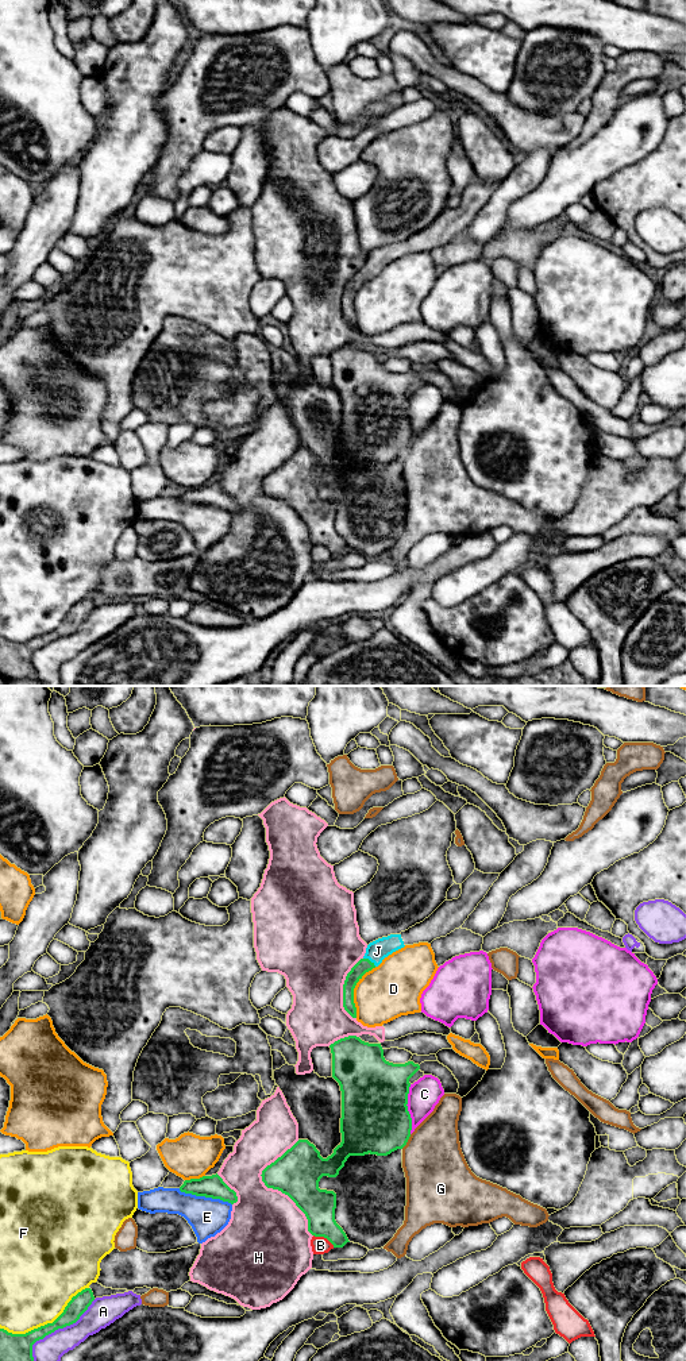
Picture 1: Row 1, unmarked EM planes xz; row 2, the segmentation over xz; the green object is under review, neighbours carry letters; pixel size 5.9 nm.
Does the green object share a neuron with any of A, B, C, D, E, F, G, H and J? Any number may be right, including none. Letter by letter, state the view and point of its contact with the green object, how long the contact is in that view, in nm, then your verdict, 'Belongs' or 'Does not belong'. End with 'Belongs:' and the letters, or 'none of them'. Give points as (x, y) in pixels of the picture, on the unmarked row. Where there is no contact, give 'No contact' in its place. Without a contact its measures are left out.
A: Touches green at xz (41, 647). Shared border 700 nm. Does not belong
B: Touches green at xz (324, 546). Shared border 150 nm. Does not belong
C: Touches green at xz (407, 417). Shared border 300 nm. Does not belong
D: Touches green at xz (353, 299). Shared border 320 nm. Does not belong
E: Touches green at xz (205, 505). Shared border 340 nm. Does not belong
F: Touches green at xz (47, 632). Shared border 600 nm. Does not belong
G: Touches green at xz (407, 450). Shared border 110 nm. Does not belong
H: Touches green at xz (272, 496). Shared border 600 nm. Does not belong
J: Touches green at xz (369, 269). Shared border 90 nm. Belongs
Belongs: J

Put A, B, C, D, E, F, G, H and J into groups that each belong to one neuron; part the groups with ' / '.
A / B / C / D / E / F / G / H / J

